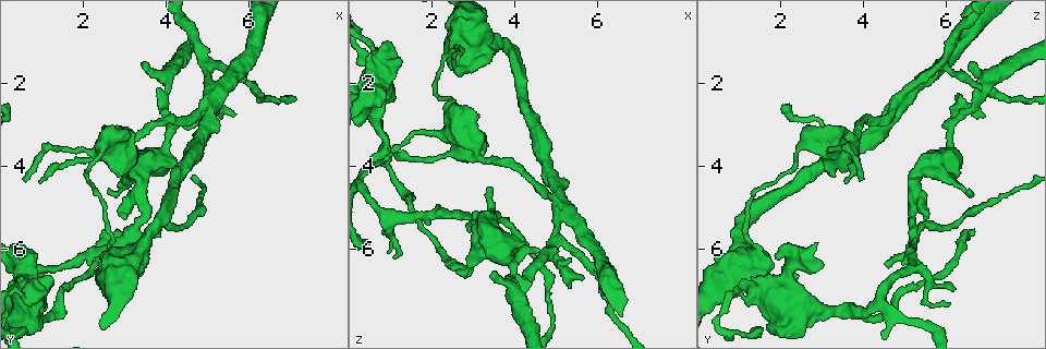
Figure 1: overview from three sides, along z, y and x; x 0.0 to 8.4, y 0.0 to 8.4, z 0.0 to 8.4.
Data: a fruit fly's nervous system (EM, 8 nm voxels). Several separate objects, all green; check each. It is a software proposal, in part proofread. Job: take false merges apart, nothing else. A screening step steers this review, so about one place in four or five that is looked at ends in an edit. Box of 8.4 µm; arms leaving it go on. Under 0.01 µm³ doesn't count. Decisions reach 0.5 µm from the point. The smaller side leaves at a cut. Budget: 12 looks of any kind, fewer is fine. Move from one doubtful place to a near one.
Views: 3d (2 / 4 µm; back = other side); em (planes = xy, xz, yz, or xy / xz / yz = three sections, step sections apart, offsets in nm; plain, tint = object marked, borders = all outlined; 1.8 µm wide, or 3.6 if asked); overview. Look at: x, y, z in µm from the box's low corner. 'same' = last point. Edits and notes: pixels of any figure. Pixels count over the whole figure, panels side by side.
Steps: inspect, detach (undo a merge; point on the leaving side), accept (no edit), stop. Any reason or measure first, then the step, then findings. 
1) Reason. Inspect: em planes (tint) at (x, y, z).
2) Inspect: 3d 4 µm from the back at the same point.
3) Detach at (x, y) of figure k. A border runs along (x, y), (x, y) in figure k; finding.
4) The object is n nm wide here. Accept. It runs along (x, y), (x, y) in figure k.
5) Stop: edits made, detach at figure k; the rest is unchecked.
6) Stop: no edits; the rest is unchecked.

Calibre changes. Inspect: em yz step 8 (tint) at (3.30, 3.35, 3.85).

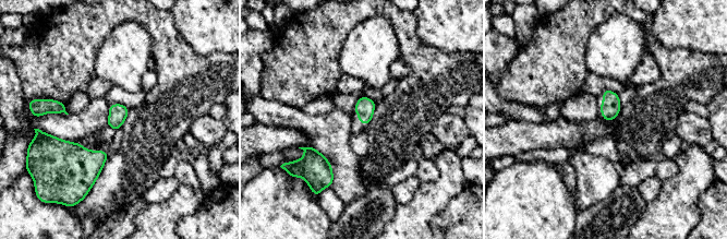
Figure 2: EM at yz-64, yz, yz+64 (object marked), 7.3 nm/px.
Cut it another way. Inspect: em planes (tint) at the same point.

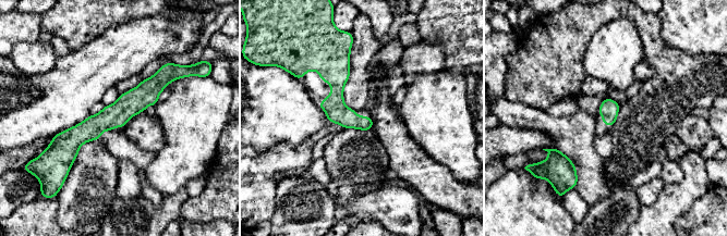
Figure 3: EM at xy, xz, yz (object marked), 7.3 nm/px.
Accept. It runs along (168, 78), (118, 114), (57, 143) in figure 3; one cell here.

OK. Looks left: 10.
Calibre changes. Inspect: 3d 4 µm at (1.70, 3.70, 3.20).

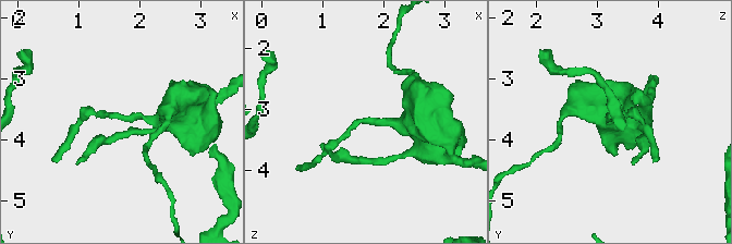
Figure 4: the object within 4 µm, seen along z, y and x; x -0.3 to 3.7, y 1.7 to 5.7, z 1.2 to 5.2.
Shape alone is not enough. Inspect: em xy step 8 (tint) at (1.75, 3.65, 3.20).

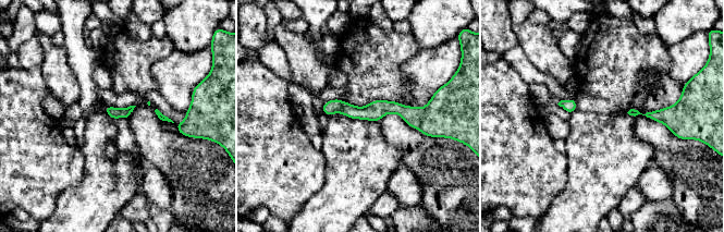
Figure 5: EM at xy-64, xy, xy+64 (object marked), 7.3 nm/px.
Another direction. Inspect: em planes (tint) at the same point.

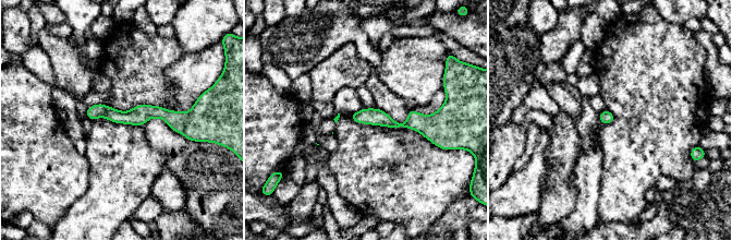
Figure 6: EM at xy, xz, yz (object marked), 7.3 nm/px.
Accept. It runs along (88, 114), (162, 112), (187, 124) in figure 6; continuous, no second cell.

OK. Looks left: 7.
Thick turns thin. Inspect: 3d 4 µm at (0.65, 7.15, 1.20).

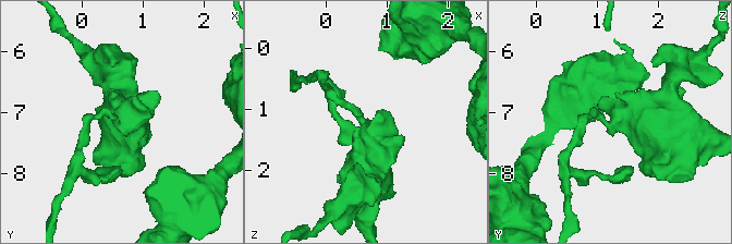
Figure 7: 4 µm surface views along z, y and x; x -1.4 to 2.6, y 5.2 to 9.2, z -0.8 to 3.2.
Now the EM. Inspect: em 3.6 µm planes (plain) at (0.65, 7.20, 1.25).

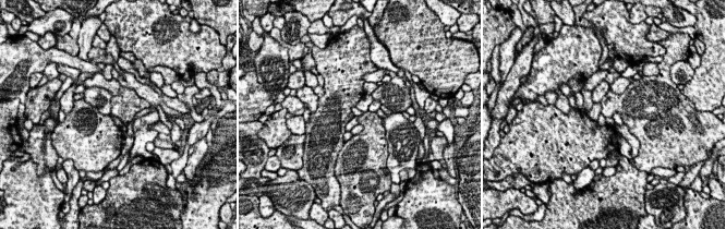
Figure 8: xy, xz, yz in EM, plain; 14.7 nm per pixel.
Where the object lies. Inspect: em 3.6 µm planes (tint) at the same point.

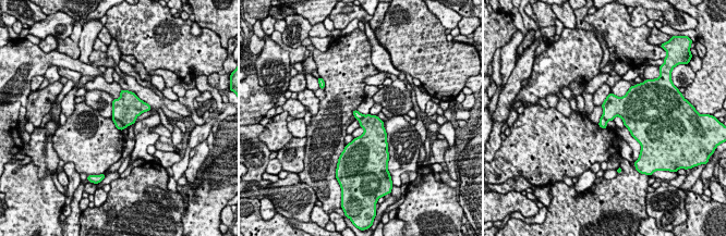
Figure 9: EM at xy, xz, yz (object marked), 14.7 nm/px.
Detach at (119, 125) of figure 9. Two cells meet here.

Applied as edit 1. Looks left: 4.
See it whole again. Inspect: overview.

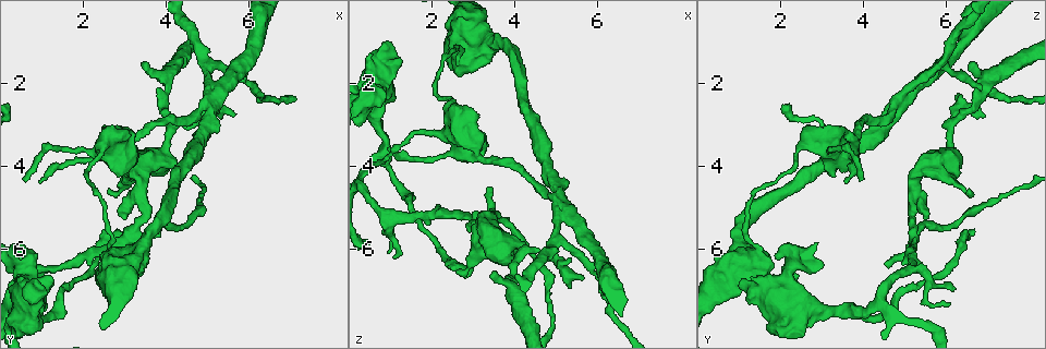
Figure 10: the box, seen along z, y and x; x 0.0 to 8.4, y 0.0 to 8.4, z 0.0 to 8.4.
Inspect: em 3.6 µm planes (tint) at (0.80, 6.50, 5.15).

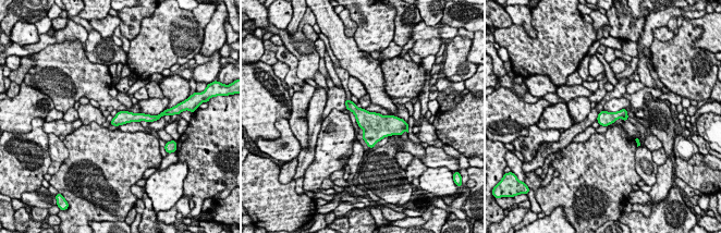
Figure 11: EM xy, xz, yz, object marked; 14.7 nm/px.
Accept. It runs along (150, 118), (122, 117), (114, 122) in figure 11; continuous, no second cell.

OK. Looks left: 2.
Side arm on a straight run. Inspect: 3d 2 µm at (5.00, 2.85, 4.70).

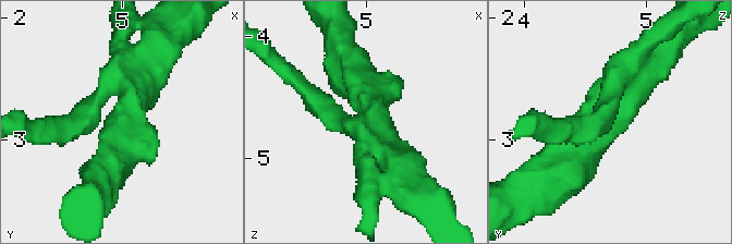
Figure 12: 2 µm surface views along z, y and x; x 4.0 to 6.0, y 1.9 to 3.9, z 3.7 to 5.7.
3 arms meet here. Inspect: em planes (tint) at (5.04, 2.82, 4.68).

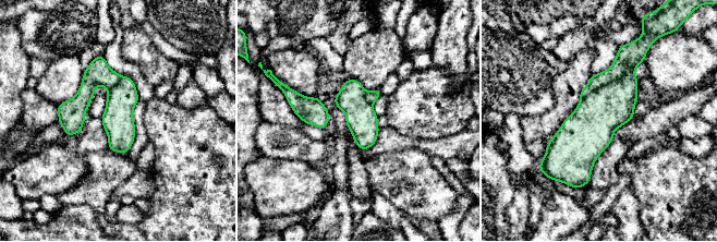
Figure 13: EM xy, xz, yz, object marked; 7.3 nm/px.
Detach at (629, 55) of figure 13. Two cells meet here.

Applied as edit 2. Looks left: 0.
Stop: edits made, detach at figure 9, detach at figure 13; the rest is unchecked.

